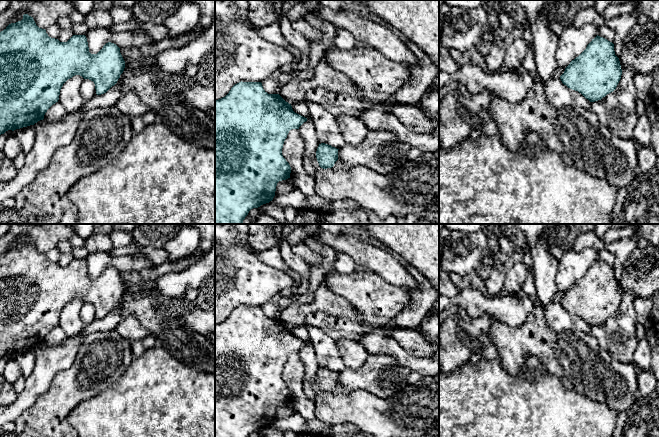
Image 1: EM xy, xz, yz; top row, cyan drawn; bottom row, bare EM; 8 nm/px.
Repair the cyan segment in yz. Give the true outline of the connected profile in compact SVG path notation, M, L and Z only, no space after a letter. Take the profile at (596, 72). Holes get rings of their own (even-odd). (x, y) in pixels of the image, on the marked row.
M596 36L586 49L565 68L560 79L568 88L578 91L590 102L613 92L622 75L614 44Z

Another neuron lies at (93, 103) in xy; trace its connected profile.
M124 74L120 75L117 83L112 86L106 93L97 95L90 100L87 100L85 104L79 108L80 113L86 114L89 110L98 108L98 107L110 107L114 106L116 102L119 100L121 95L121 85L124 78Z

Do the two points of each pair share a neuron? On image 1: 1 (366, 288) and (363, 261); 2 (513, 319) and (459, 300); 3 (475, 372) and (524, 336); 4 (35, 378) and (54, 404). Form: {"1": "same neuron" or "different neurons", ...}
{"1": "different neurons", "2": "same neuron", "3": "different neurons", "4": "different neurons"}

